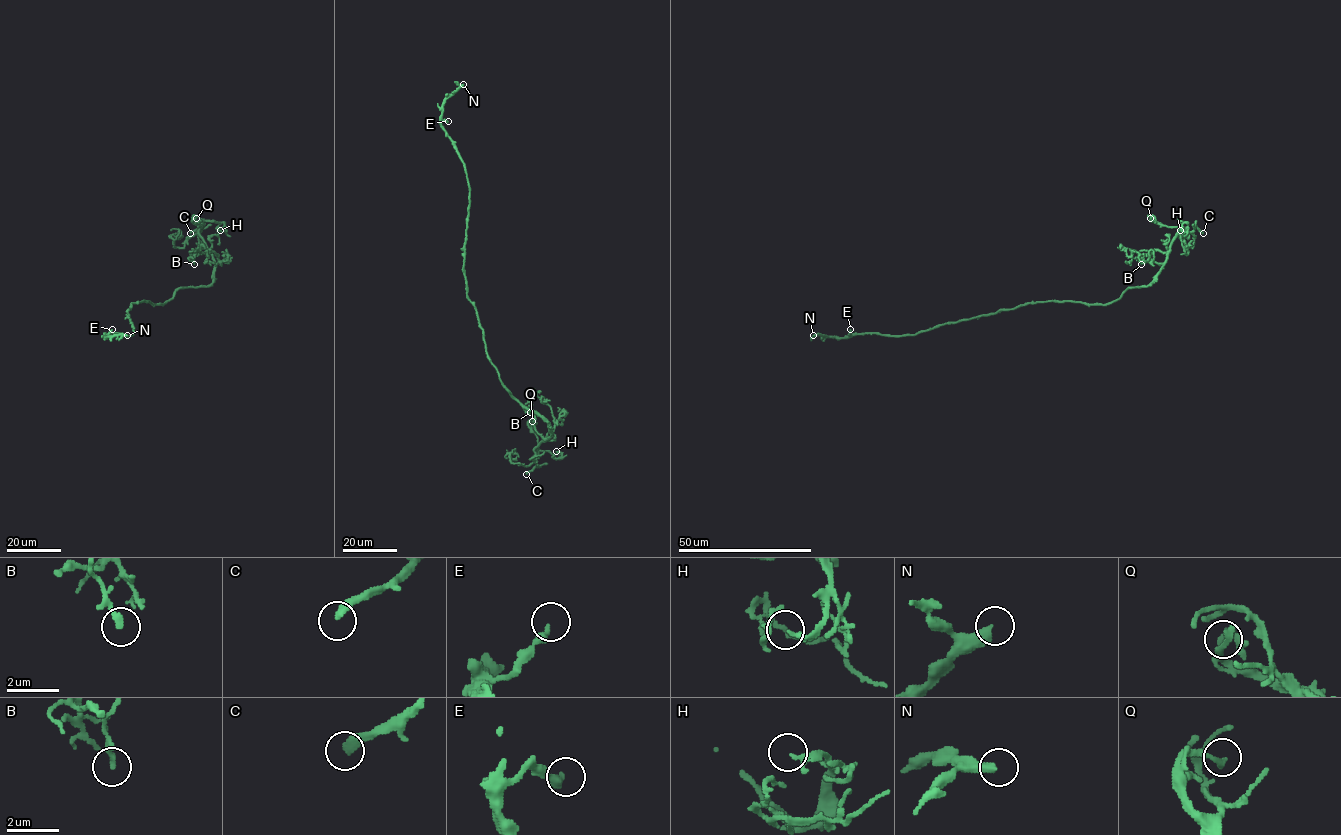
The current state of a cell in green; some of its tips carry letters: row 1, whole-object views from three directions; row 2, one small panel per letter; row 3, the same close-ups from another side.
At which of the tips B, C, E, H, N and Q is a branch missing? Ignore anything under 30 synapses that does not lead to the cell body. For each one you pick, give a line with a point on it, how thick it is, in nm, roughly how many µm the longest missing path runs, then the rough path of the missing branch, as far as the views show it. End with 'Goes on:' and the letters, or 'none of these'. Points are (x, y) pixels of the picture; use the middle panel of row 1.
C: place (526, 474); calibre 280 nm; missing 45 µm; course (526, 474), (531, 477), (520, 473), (519, 466), (506, 458), (491, 459)
N: place (463, 84); calibre 380 nm; missing 190 µm
Goes on: C, N

